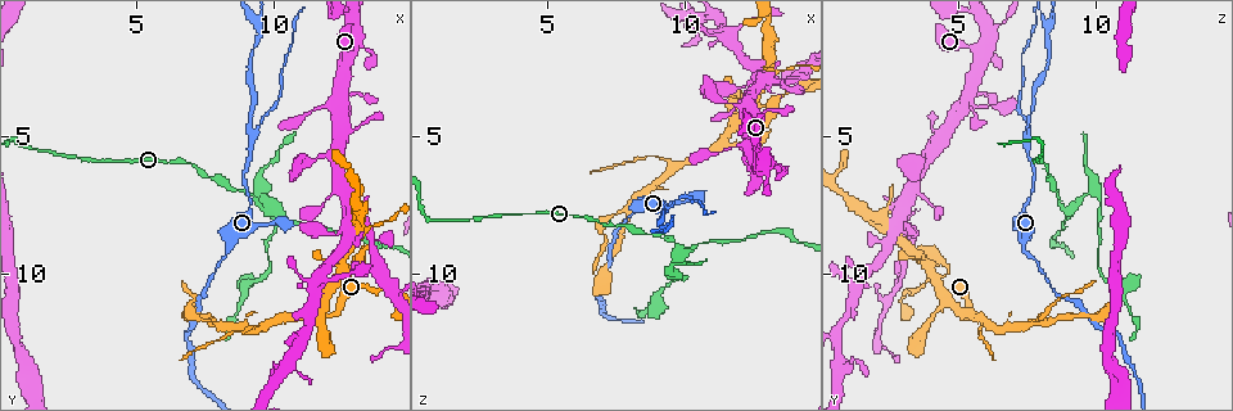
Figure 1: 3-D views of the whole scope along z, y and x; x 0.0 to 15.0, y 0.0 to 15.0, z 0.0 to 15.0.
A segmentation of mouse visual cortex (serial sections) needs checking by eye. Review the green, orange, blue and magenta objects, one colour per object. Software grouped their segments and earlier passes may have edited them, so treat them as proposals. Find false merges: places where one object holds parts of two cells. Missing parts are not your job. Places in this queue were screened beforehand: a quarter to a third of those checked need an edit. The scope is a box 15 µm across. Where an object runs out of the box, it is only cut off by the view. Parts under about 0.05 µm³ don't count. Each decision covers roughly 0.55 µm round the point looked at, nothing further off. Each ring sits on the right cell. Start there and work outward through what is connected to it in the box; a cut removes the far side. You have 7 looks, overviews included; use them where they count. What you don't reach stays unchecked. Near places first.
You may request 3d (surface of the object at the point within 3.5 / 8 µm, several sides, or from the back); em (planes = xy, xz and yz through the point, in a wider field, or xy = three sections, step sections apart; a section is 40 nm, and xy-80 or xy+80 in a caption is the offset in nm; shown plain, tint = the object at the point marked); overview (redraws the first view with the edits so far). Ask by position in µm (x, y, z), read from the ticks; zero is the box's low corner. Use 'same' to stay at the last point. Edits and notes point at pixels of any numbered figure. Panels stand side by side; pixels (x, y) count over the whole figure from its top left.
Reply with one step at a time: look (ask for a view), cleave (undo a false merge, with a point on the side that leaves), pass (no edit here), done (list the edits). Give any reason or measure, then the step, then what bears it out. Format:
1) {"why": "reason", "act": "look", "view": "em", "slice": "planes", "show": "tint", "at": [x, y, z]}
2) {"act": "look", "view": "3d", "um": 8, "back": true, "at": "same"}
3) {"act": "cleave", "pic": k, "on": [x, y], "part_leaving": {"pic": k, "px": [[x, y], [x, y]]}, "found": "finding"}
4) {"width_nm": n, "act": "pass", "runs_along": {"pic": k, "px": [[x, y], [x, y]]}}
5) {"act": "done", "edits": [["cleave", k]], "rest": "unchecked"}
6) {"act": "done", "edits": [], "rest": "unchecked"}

{"why": "three arms meet", "act": "look", "view": "3d", "um": 8, "at": [11.4, 11.4, 5.2]}

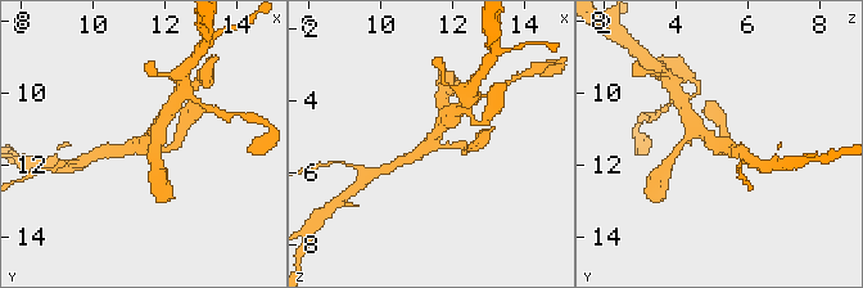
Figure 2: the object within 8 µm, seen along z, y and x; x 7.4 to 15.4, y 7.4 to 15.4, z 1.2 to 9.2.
{"arms": 3, "arm_widths_nm": [200, 300, 350], "why": "shape alone is not enough", "act": "look", "view": "em", "slice": "xy", "step": 5, "show": "tint", "at": [11.5, 11.4, 5.2]}

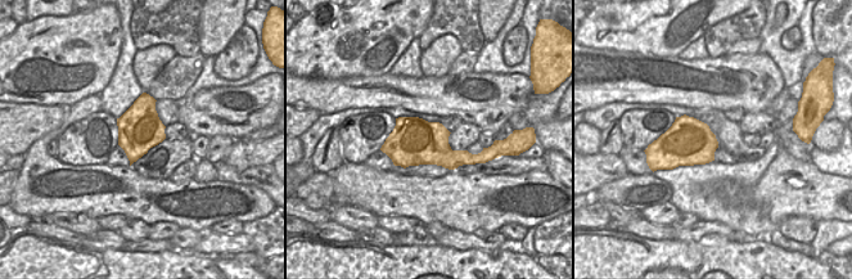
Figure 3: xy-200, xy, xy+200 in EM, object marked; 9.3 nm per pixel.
{"act": "pass", "runs_along": {"pic": 2, "px": [[722, 143], [721, 151], [694, 121]]}, "found": "one cell here"}

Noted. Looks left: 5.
{"act": "look", "view": "3d", "um": 3.5, "at": [9.4, 7.0, 10.0]}

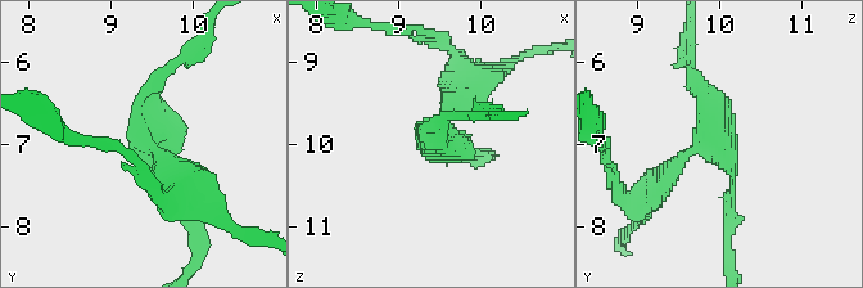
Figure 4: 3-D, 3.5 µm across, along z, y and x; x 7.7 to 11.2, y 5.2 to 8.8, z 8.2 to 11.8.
{"why": "need the tissue", "act": "look", "view": "em", "slice": "xy", "step": 3, "show": "tint", "at": [9.40, 6.95, 10.00]}

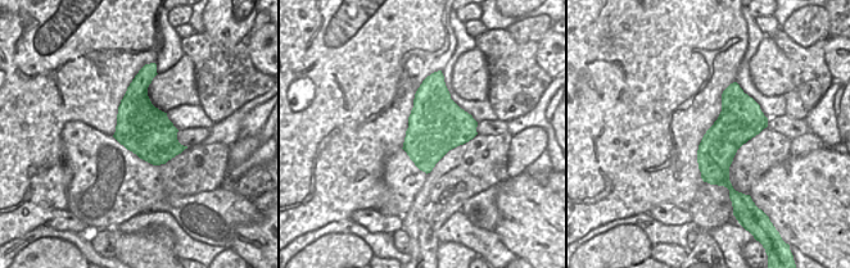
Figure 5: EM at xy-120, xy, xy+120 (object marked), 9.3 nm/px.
{"act": "cleave", "pic": 4, "on": [732, 169], "found": "a second cell is stuck on"}

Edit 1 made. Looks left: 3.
{"why": "four arms meet", "act": "look", "view": "3d", "um": 3.5, "at": [13.1, 1.6, 6.0]}

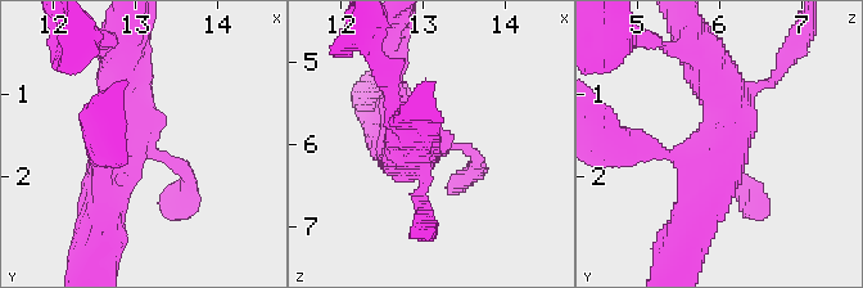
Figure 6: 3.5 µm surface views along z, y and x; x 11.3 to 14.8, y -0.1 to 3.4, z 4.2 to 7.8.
{"arms": 4, "arm_widths_nm": [150, 200, 200, 500], "act": "look", "view": "em", "slice": "xy", "step": 5, "show": "tint", "at": "same"}

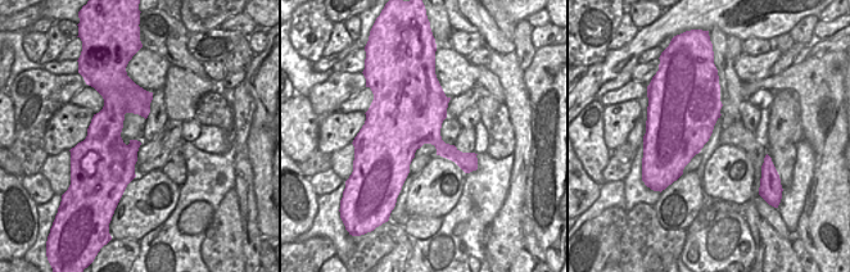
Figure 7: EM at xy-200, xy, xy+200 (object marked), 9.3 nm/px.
{"act": "pass", "found": "one cell here"}

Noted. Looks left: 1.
{"act": "done", "edits": [["cleave", 4]], "rest": "unchecked"}

